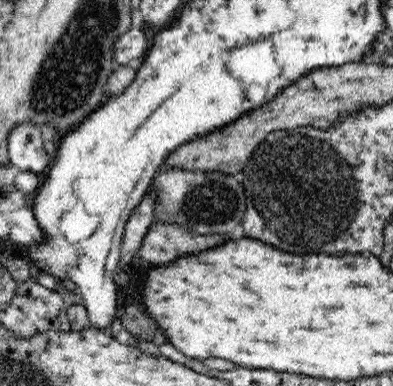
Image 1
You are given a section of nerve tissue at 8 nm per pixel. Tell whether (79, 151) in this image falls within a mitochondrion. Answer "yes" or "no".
no

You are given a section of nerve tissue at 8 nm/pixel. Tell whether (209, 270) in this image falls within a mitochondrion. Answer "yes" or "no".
no

